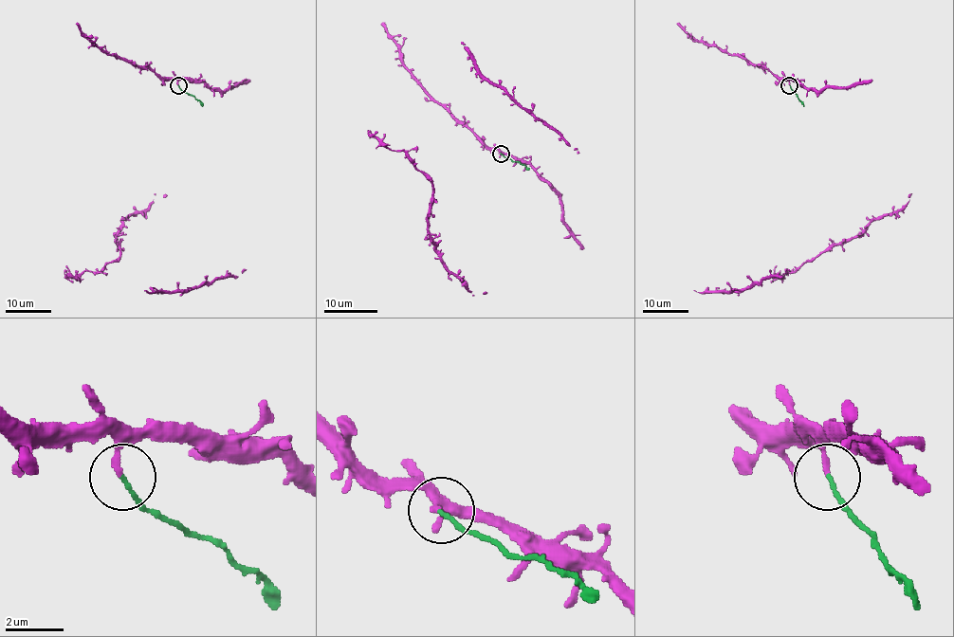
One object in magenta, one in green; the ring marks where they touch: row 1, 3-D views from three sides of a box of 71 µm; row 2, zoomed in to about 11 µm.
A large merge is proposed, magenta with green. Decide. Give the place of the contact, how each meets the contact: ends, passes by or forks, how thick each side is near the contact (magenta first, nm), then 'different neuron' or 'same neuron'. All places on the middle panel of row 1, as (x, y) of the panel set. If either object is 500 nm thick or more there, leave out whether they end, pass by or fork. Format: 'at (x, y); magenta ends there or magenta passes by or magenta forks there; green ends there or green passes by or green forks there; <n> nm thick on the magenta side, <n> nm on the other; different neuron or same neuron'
at (501, 154); magenta ends there; green ends there; 200 nm thick on the magenta side, 140 nm on the other; different neuron

